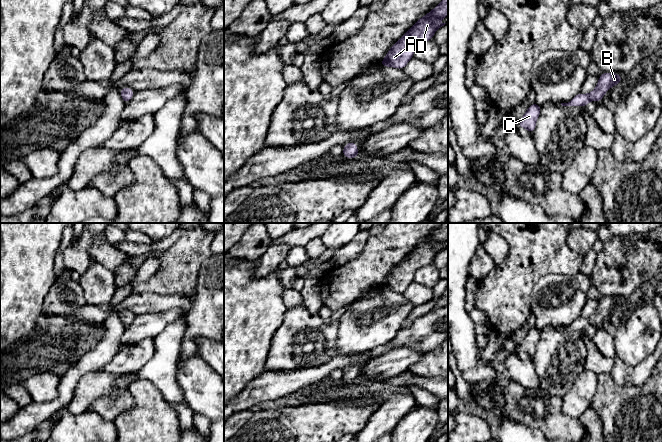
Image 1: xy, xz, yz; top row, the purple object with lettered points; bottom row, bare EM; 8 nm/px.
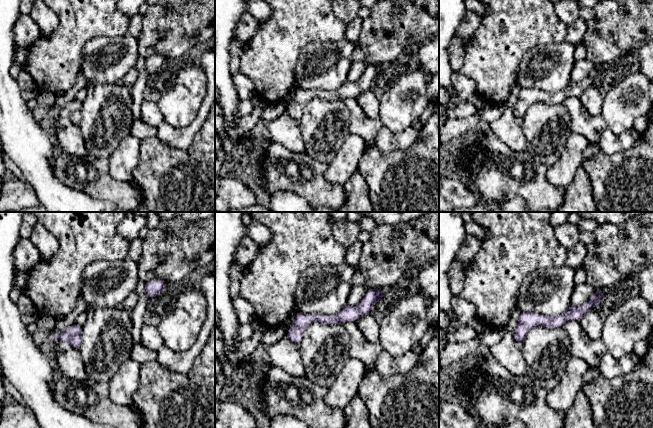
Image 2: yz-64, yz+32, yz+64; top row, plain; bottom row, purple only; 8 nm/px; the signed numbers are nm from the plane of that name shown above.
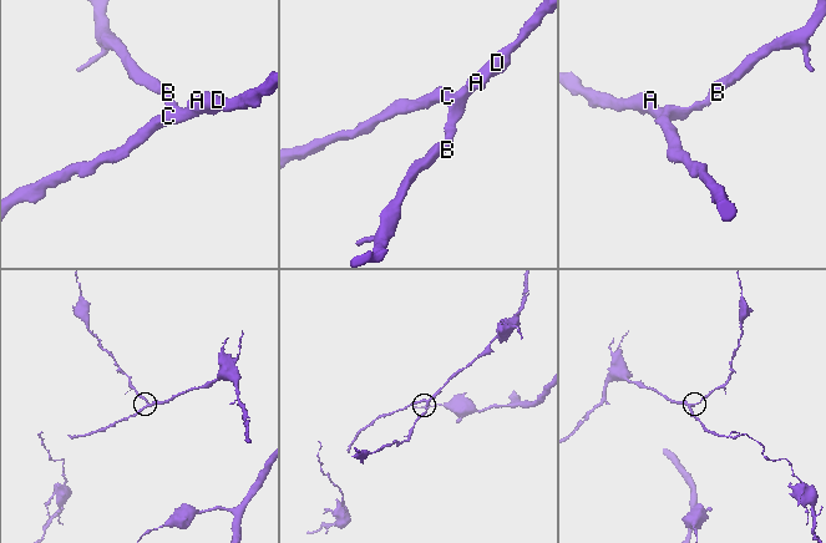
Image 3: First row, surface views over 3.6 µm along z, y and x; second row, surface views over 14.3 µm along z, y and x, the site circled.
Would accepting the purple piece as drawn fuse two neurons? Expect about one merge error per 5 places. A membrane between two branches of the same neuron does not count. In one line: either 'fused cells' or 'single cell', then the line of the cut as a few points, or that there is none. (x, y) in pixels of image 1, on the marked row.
single cell; cut none

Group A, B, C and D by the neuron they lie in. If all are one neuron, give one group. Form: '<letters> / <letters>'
A B C D

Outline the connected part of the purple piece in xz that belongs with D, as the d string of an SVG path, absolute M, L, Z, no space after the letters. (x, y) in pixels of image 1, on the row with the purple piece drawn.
M443 0L421 17L388 51L380 66L404 69L413 58L418 45L432 40L434 33L446 23L440 23L448 14L448 0Z

